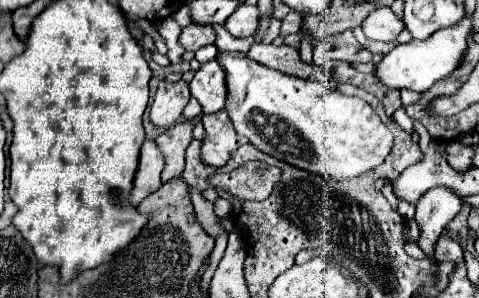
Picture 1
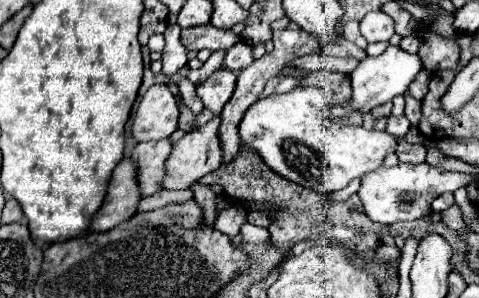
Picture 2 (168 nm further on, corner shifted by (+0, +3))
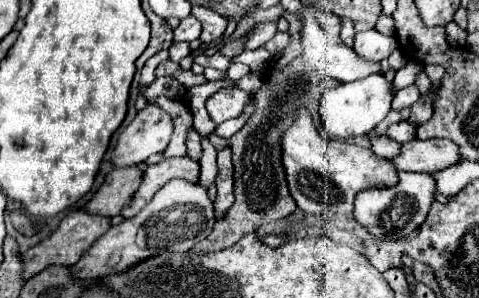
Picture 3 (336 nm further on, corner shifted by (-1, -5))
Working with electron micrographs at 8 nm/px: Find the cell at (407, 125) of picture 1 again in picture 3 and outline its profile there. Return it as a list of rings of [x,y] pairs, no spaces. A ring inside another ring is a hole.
[[[409,86],[409,88],[403,88],[395,94],[393,98],[393,110],[403,110],[403,108],[411,108],[415,102],[419,100],[419,90],[415,86]]]

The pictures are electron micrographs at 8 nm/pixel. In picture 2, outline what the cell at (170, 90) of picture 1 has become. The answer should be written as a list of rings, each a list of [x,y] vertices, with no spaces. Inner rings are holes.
[[[166,84],[152,86],[138,104],[132,136],[136,142],[168,138],[178,128],[178,106]]]

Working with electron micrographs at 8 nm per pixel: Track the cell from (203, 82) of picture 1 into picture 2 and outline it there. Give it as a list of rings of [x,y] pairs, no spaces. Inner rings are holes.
[[[220,68],[206,82],[202,82],[196,88],[196,94],[202,100],[204,108],[208,108],[210,112],[214,112],[218,116],[222,112],[224,104],[230,100],[234,88],[236,88],[236,74],[232,70]]]

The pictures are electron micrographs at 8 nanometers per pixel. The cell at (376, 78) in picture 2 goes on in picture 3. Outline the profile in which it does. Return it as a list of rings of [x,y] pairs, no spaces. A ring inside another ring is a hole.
[[[373,74],[367,78],[361,78],[357,82],[339,84],[335,90],[329,90],[321,98],[321,118],[335,140],[347,140],[353,136],[361,136],[371,132],[391,110],[393,102],[393,82],[385,78],[385,74]]]

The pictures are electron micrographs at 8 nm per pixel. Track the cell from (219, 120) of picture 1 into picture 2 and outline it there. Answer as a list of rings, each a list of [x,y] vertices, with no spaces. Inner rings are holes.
[[[216,116],[208,124],[196,128],[194,132],[186,134],[182,140],[178,140],[172,146],[172,152],[164,164],[164,180],[162,188],[164,190],[184,190],[190,188],[194,180],[200,180],[202,176],[214,172],[220,168],[220,140],[218,140],[218,124],[220,118]]]

